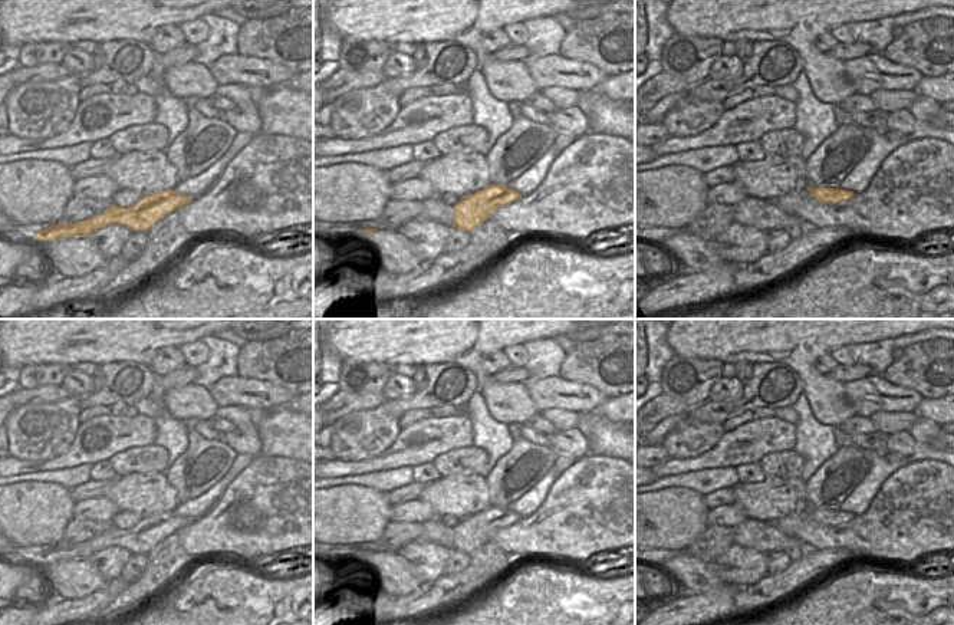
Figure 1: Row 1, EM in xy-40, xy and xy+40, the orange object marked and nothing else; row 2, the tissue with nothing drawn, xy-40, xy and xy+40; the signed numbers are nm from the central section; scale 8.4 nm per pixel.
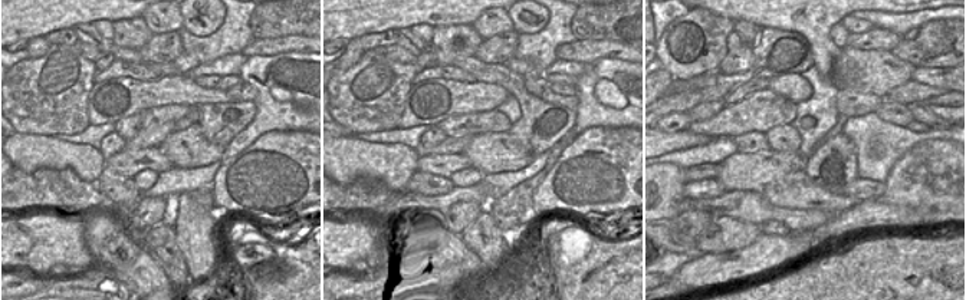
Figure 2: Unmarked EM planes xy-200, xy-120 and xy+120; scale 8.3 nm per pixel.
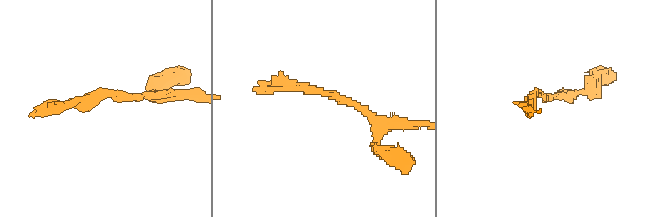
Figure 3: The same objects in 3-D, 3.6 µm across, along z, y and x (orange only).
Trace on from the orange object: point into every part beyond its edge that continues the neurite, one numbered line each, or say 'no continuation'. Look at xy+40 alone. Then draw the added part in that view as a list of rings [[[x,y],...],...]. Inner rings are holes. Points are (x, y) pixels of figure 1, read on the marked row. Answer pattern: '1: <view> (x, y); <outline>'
no continuation

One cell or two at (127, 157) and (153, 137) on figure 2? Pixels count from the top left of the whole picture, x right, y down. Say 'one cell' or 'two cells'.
two cells

